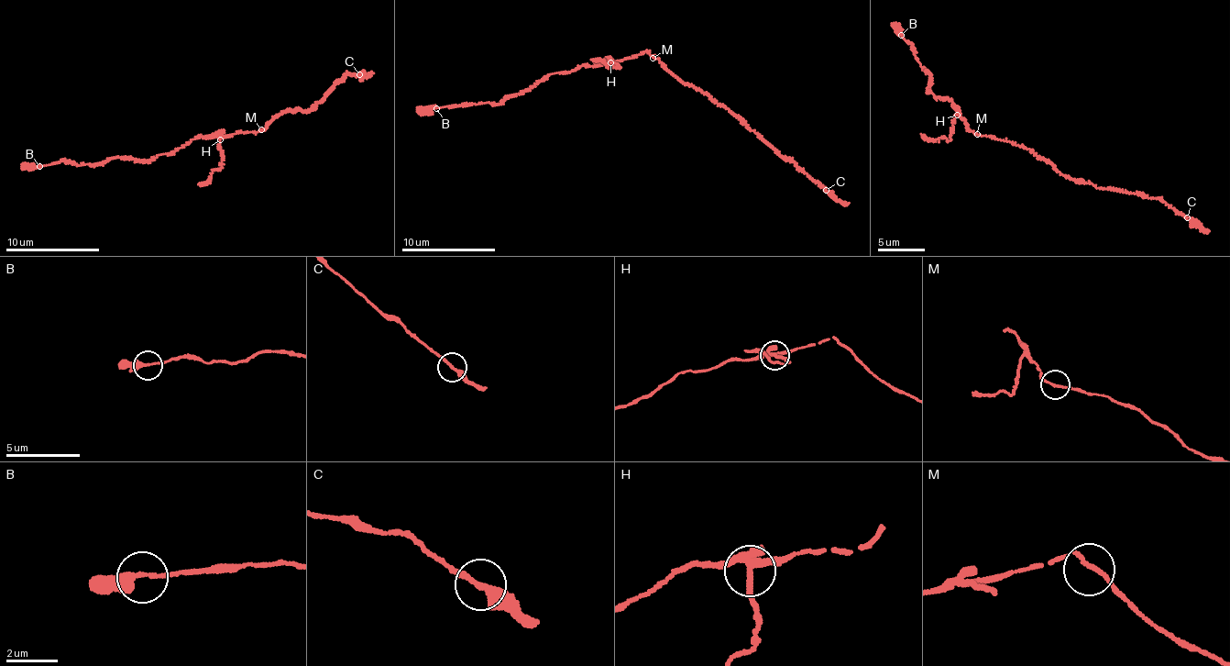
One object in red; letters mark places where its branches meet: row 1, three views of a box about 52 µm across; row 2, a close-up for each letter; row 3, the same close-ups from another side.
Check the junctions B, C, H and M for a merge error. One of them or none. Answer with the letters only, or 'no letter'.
H

